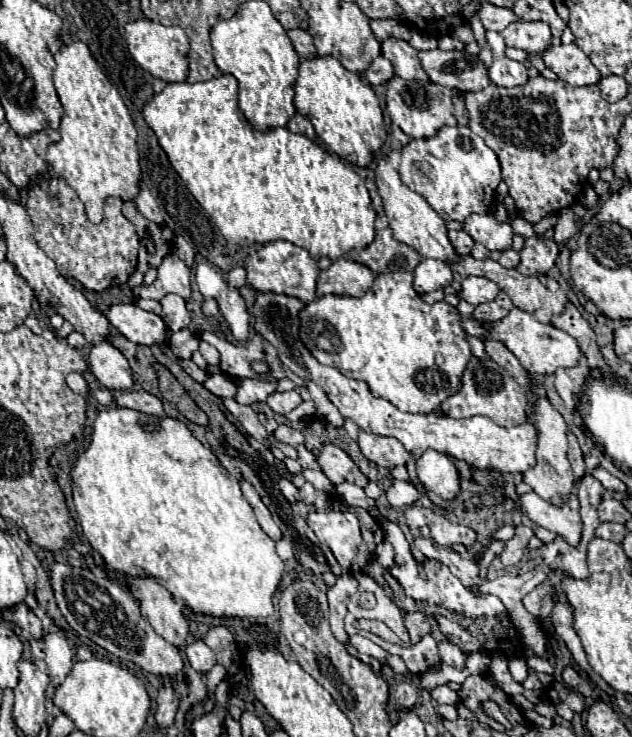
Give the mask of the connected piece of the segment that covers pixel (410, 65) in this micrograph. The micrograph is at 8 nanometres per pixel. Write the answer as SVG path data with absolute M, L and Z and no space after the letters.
M389 37L381 43L383 57L387 57L393 63L395 75L403 79L415 79L415 81L427 81L429 77L421 69L421 63L417 59L417 51L403 39Z

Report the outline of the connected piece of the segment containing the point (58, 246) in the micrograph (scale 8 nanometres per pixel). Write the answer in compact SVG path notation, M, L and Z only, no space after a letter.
M63 179L55 183L57 185L53 185L53 181L37 183L29 189L27 213L35 225L37 245L57 263L63 277L77 279L85 289L103 291L107 287L127 283L129 275L137 267L139 237L135 225L121 213L123 201L119 197L109 197L105 201L103 223L95 225L87 219L77 193Z

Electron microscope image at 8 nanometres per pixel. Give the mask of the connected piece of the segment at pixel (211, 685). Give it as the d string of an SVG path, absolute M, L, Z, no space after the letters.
M215 665L211 671L209 671L209 681L207 681L207 689L209 689L209 699L213 699L213 691L215 691L215 687L225 679L225 667L223 665Z

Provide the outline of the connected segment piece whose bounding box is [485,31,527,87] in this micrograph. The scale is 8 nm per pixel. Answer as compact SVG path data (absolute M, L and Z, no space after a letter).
M487 31L485 39L487 39L487 45L493 51L493 65L489 69L489 79L495 85L501 85L501 87L525 85L527 83L527 67L519 61L513 61L513 59L505 57L503 37L495 31Z

